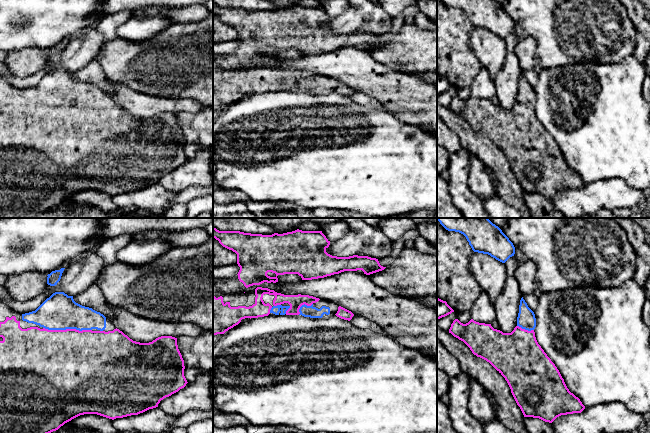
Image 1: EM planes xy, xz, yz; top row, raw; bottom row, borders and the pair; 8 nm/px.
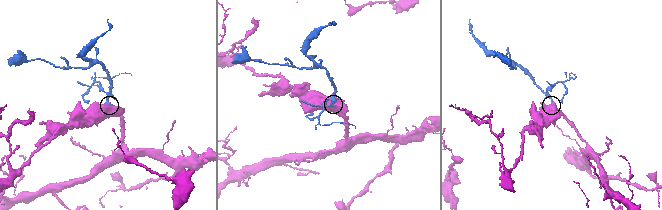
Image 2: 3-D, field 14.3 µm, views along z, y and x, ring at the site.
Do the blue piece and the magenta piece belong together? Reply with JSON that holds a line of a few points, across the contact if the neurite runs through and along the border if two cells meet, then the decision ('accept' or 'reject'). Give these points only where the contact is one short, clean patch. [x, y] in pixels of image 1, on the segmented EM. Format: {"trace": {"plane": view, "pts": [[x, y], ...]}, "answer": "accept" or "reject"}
{"answer": "accept"}

